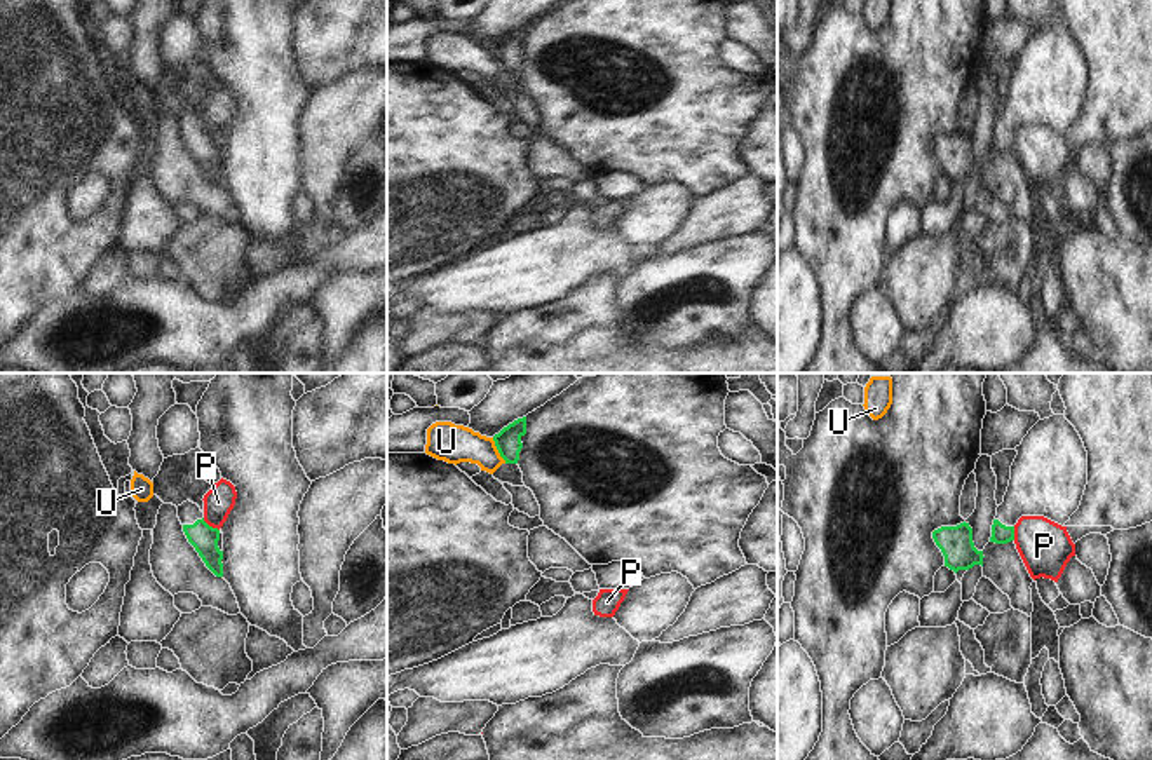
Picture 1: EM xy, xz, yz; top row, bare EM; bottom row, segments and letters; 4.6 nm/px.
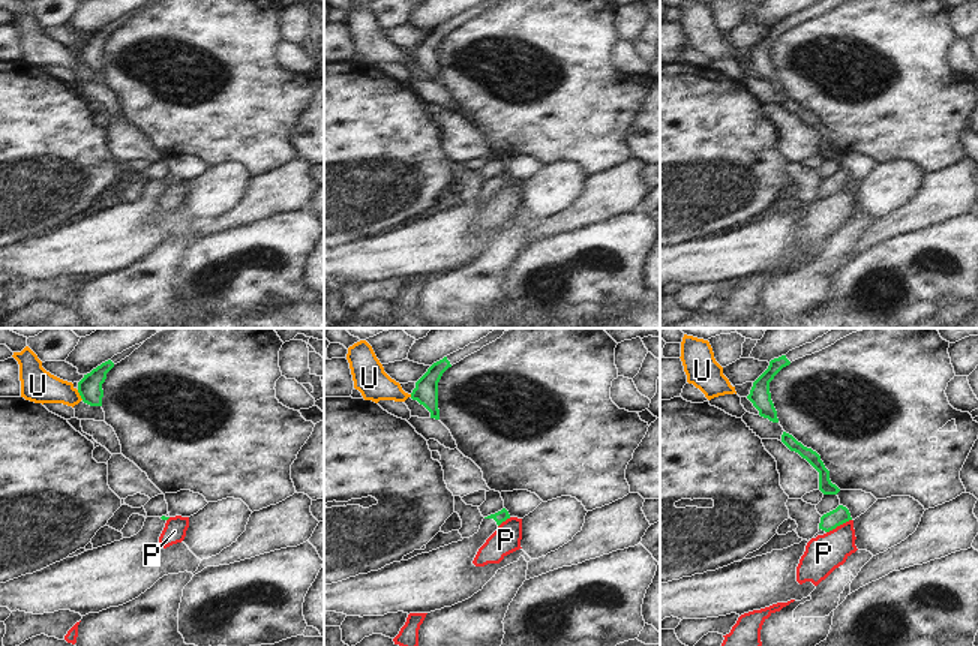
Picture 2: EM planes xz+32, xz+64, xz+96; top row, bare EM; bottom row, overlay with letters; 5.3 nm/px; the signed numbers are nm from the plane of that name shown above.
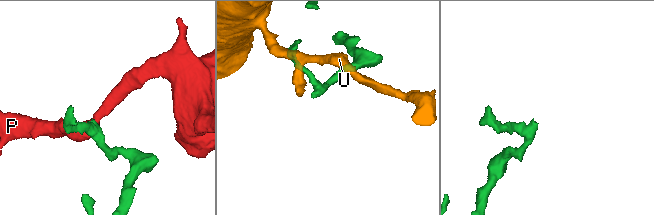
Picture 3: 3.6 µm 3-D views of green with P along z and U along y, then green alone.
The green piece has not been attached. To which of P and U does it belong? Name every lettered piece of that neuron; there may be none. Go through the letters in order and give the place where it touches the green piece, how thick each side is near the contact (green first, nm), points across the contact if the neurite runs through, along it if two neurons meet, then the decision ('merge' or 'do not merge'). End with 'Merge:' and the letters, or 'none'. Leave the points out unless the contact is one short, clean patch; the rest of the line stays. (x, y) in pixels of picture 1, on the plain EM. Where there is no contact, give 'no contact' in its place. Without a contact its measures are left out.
P: xy (211, 136) | 120/140 nm | along xy (203, 128), (218, 140) | do not merge
U: xz (497, 58) | 120/180 nm | along xz (492, 47), (506, 72) | do not merge
Merge: none

